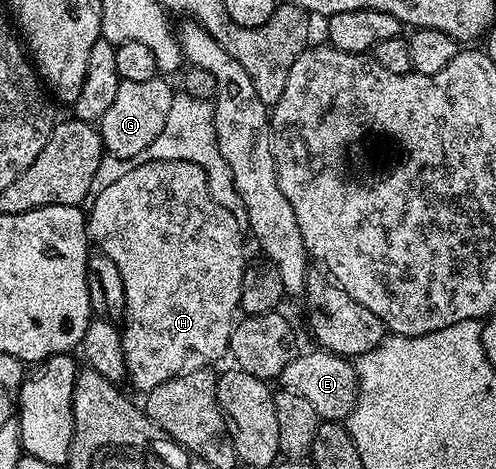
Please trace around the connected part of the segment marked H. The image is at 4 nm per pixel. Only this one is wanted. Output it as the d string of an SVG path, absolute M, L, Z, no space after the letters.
M155 160L148 162L144 166L136 167L129 171L118 182L112 183L101 193L96 194L90 202L92 209L87 209L86 219L88 222L88 234L91 243L99 251L107 254L114 266L118 266L118 274L122 276L122 290L124 291L124 314L122 317L122 346L124 347L124 357L128 367L127 379L132 380L134 387L140 394L146 394L151 388L162 386L170 378L180 375L185 371L189 363L188 355L201 356L201 361L212 362L219 356L227 357L232 343L232 331L238 323L238 313L240 312L240 295L242 294L242 278L246 267L244 260L244 236L240 233L240 224L236 221L234 213L228 209L227 203L219 204L214 202L210 194L210 186L202 166L194 162L182 162L181 160Z

